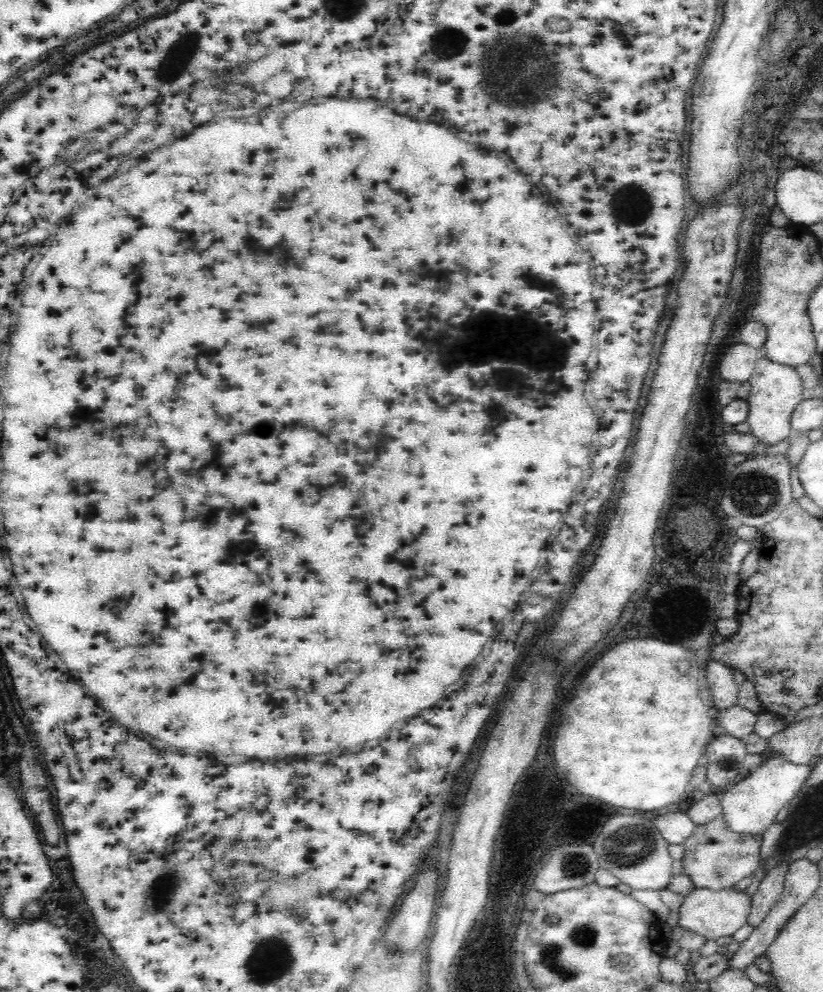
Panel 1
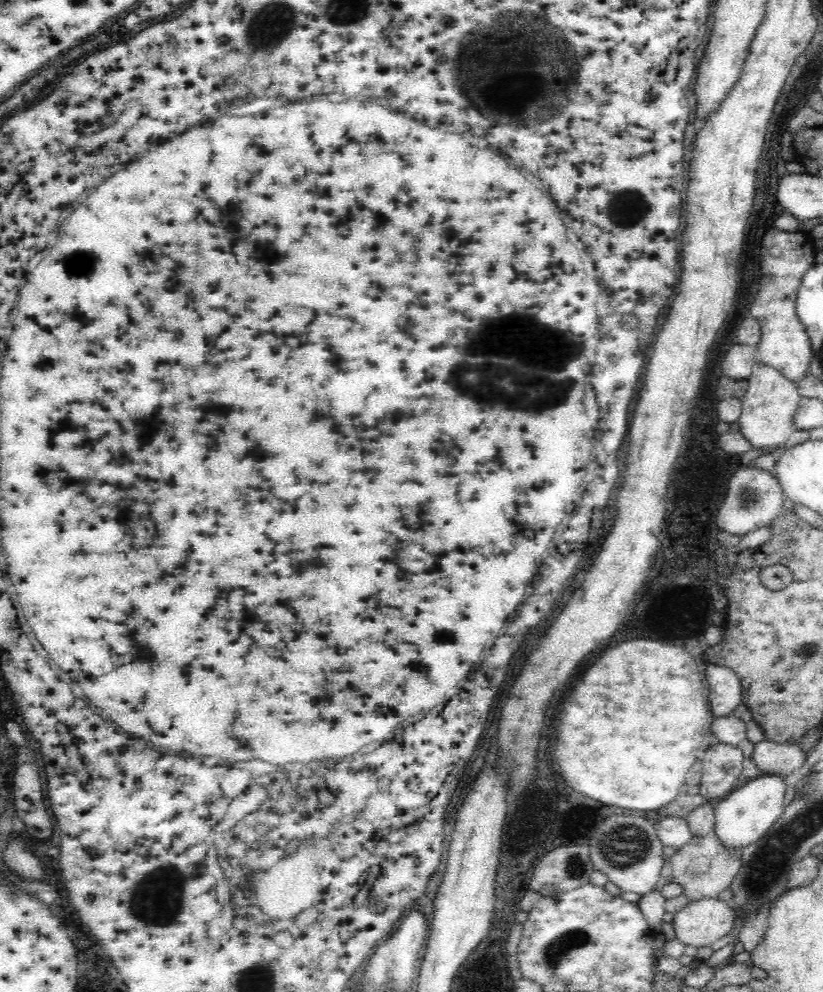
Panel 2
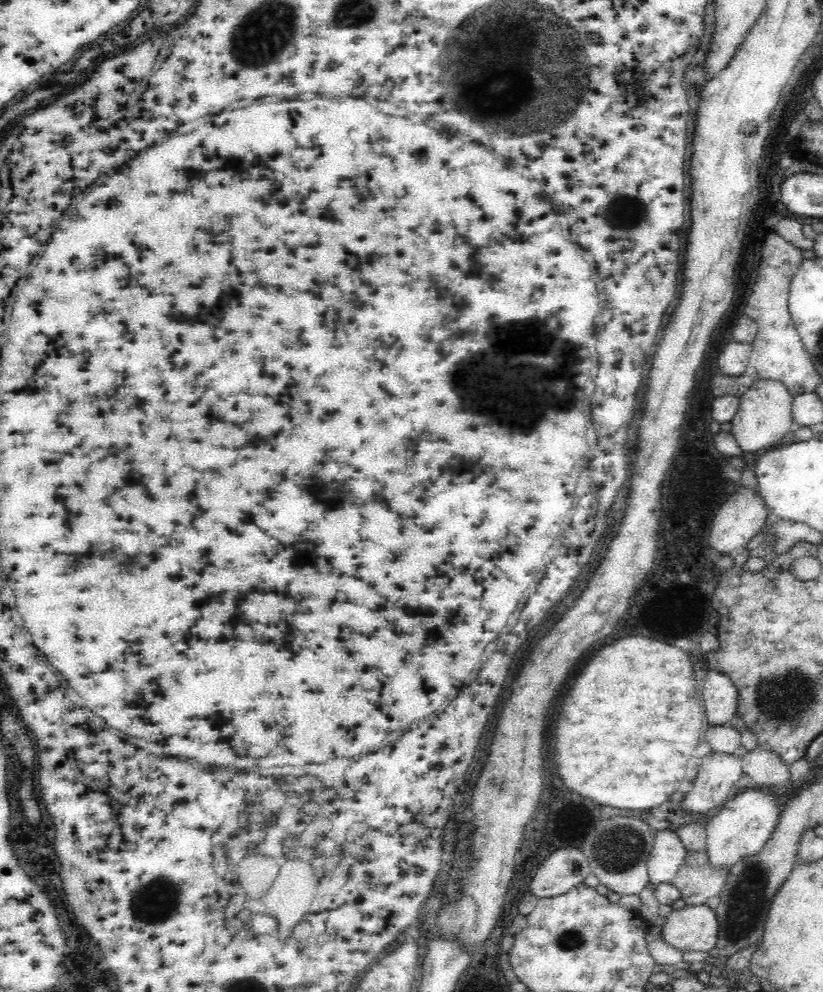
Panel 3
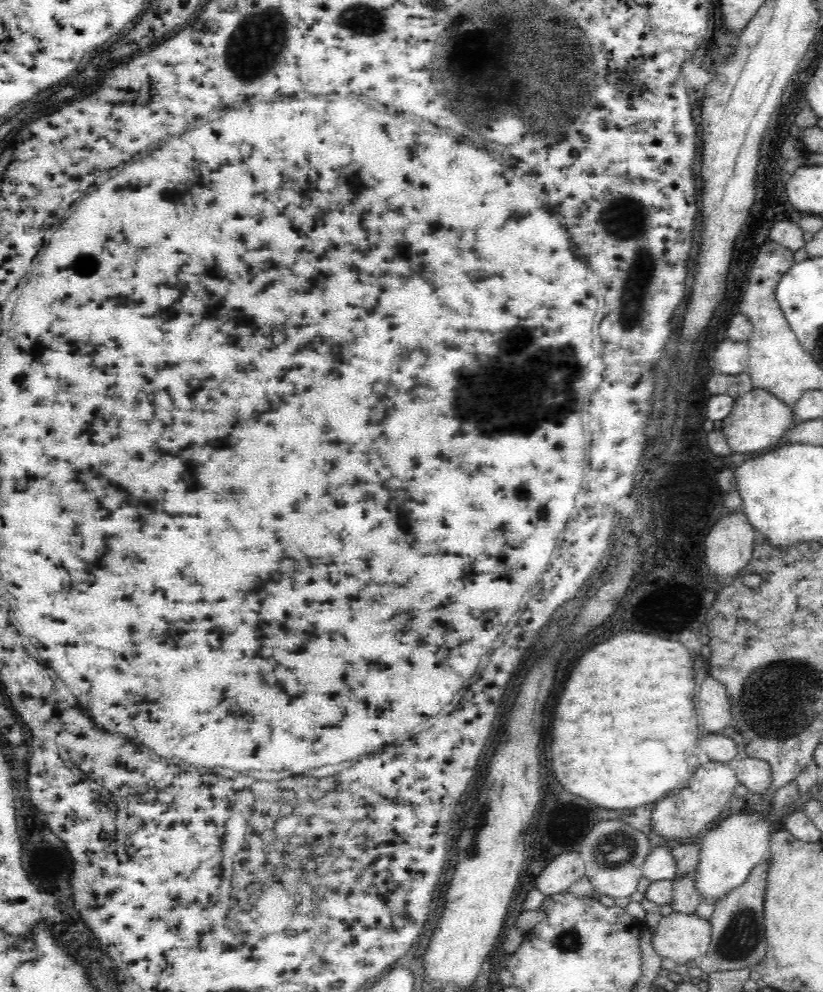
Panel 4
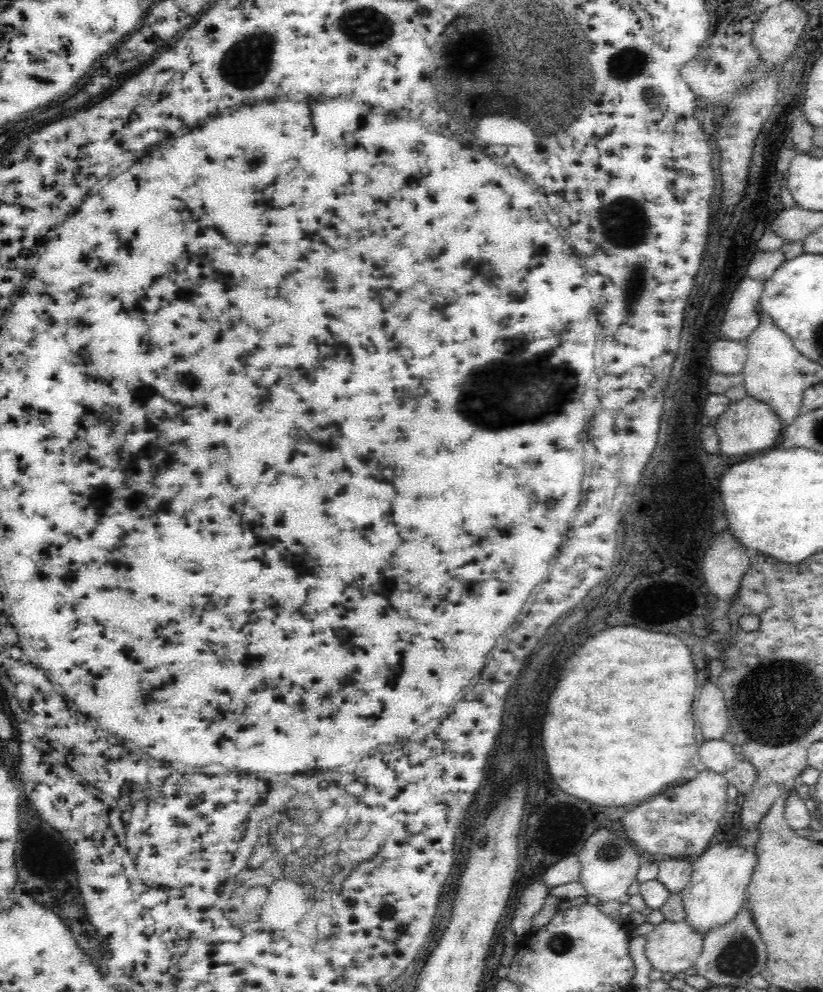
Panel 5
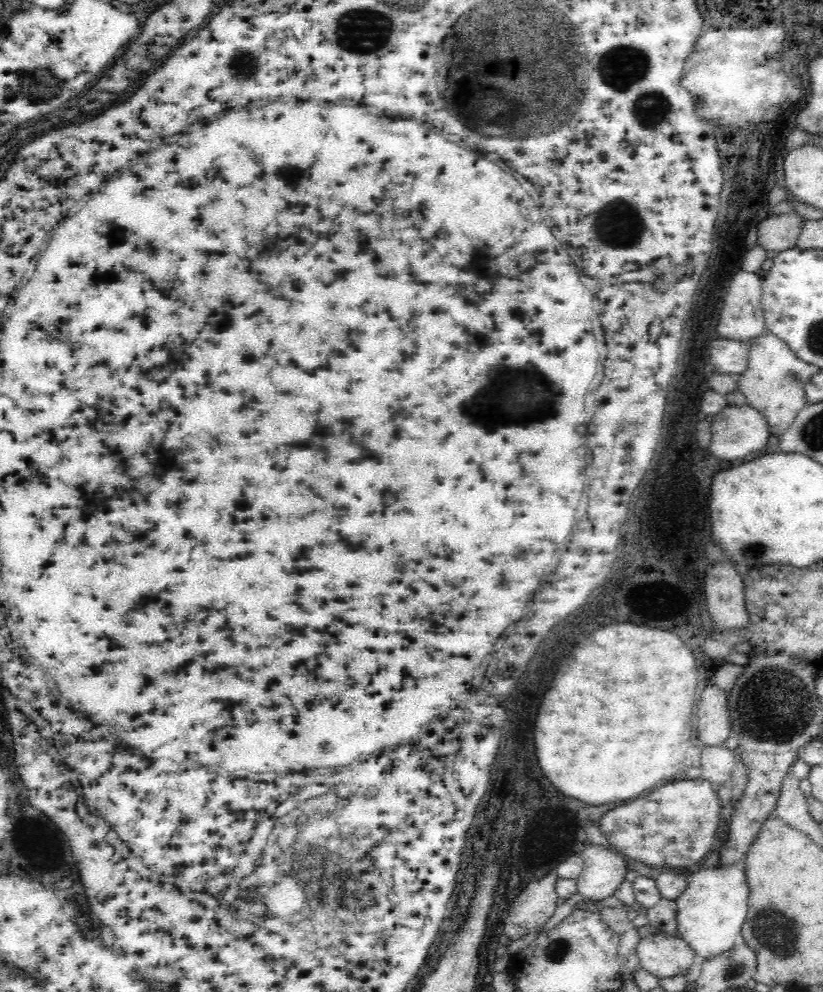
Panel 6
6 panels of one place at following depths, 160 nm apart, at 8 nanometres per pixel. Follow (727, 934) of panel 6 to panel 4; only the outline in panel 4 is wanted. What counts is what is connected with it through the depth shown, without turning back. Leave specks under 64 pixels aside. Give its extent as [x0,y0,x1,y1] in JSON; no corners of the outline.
[694,813,774,906]

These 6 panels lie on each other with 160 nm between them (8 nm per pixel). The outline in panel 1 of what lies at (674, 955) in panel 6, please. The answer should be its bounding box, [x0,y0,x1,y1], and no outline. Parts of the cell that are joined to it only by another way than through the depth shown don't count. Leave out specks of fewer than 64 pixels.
[677,887,750,940]

